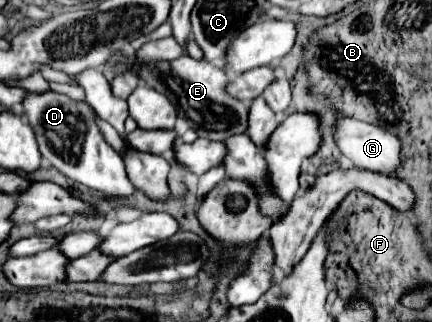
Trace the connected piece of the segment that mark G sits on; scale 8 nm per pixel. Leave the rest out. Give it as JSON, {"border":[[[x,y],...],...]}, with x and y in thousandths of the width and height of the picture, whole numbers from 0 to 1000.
{"border":[[[794,360],[785,366],[785,385],[780,385],[780,441],[785,441],[789,478],[813,491],[822,503],[822,522],[831,528],[914,547],[919,528],[928,522],[928,435],[882,391]]]}

